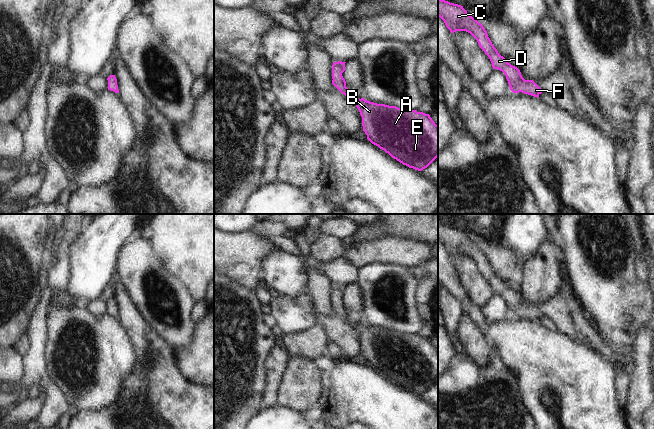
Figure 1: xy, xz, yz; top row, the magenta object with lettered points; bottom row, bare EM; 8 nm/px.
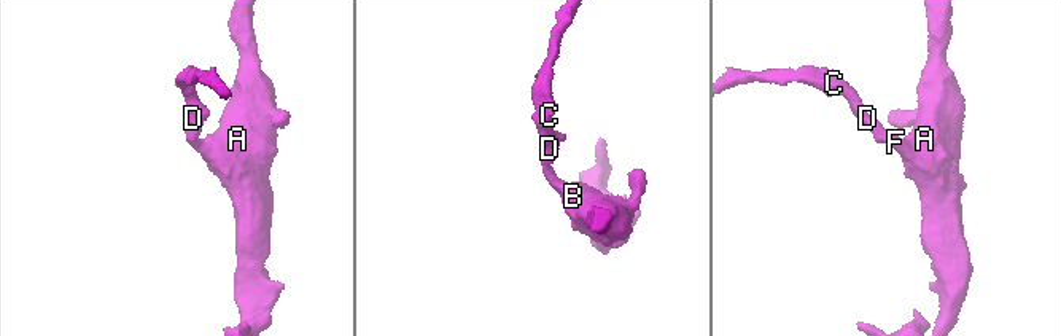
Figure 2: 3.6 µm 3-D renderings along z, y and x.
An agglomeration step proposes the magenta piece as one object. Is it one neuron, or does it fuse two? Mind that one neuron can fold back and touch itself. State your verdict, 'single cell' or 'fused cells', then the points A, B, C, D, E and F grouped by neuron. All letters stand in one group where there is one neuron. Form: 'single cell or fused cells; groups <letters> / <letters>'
single cell; groups A B C D E F

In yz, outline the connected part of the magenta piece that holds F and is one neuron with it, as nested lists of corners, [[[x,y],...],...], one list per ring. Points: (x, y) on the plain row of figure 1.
[[[438,222],[438,240],[451,257],[466,255],[477,264],[480,272],[489,281],[493,293],[498,293],[505,298],[513,317],[522,316],[538,322],[543,316],[533,304],[525,304],[520,294],[498,277],[483,249],[470,240],[463,230]]]

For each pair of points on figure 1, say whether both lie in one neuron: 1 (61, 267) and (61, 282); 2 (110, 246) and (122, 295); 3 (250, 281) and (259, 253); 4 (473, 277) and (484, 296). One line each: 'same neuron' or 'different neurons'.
1: same neuron
2: different neurons
3: same neuron
4: same neuron

